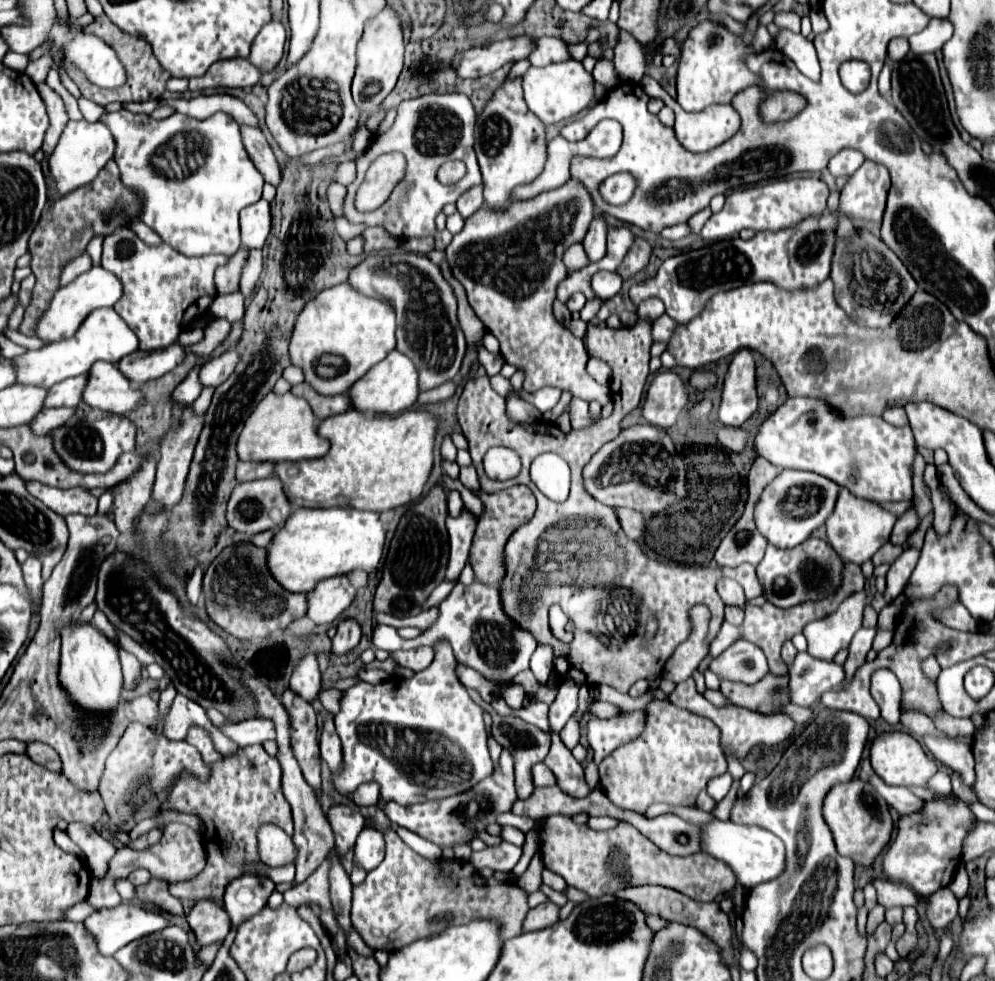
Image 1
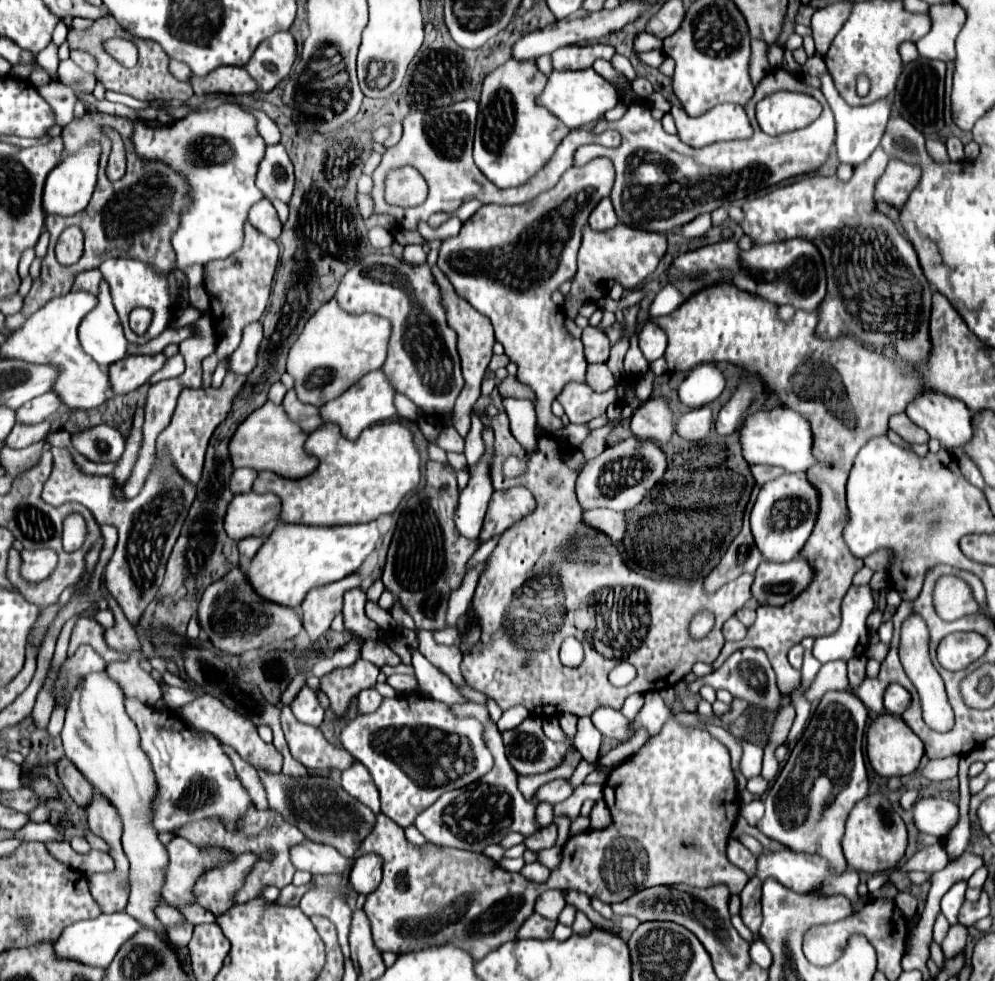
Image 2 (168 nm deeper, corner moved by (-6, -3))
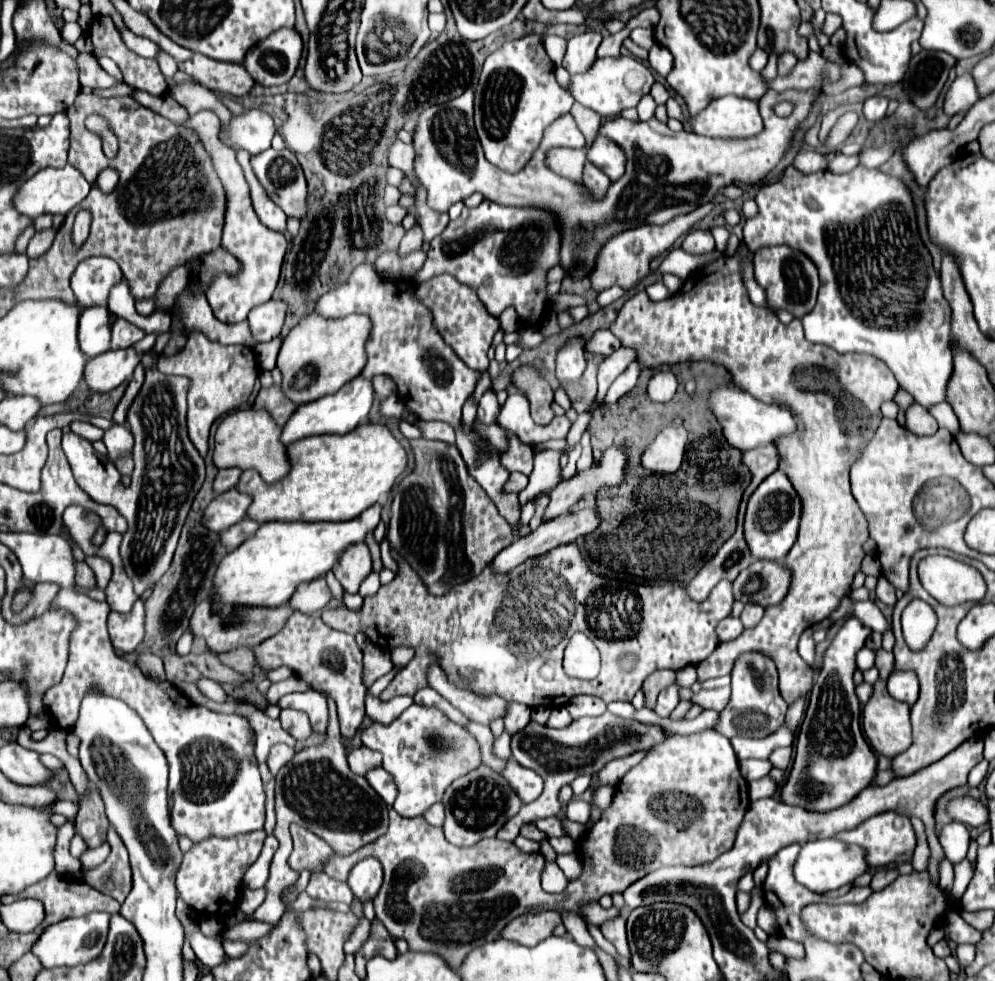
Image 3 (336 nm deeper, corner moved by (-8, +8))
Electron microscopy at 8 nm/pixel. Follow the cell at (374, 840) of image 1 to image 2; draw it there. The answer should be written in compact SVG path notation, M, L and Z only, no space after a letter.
M362 855L356 859L350 875L350 885L354 887L356 893L362 895L370 895L372 891L376 891L376 887L380 885L382 879L382 863L378 855Z

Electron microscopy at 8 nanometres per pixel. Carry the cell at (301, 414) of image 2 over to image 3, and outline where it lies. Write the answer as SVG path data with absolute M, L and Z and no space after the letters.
M272 386L272 388L262 388L256 402L254 402L254 408L266 408L272 418L284 426L290 416L296 412L296 404L290 402L290 398L282 392L282 386Z

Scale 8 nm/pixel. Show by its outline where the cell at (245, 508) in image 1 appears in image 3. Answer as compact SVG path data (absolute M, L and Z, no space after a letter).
M232 488L230 492L218 494L204 512L204 524L214 532L224 532L226 528L246 518L250 504L252 504L252 496L238 492L236 488Z

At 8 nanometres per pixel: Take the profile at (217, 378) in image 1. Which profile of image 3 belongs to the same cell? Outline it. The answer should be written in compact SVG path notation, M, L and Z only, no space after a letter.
M270 300L266 304L256 306L248 316L254 346L276 338L284 324L284 316L286 316L286 304L282 300Z

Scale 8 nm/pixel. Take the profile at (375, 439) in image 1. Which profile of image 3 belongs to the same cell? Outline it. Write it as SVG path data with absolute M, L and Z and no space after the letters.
M364 422L344 436L322 434L302 438L288 444L288 452L292 470L286 478L266 484L256 470L244 470L238 482L238 490L254 498L248 516L260 524L270 520L336 522L356 518L372 504L384 502L396 478L408 466L404 446L394 438L388 426L374 422Z

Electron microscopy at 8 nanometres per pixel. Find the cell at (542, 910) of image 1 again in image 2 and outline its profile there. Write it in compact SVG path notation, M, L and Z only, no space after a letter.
M534 913L518 931L518 939L548 939L552 937L556 923Z

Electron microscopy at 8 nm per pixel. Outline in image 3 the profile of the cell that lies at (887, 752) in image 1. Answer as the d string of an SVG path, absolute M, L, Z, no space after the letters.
M884 648L876 650L876 668L880 670L880 678L874 684L874 694L872 698L866 702L864 706L864 718L862 718L862 726L866 732L866 738L870 742L870 746L874 748L874 752L884 754L888 758L894 758L898 754L902 754L906 748L910 748L912 744L912 722L910 722L910 706L904 702L894 700L888 690L886 690L886 678L892 672L894 666L894 654L886 652Z

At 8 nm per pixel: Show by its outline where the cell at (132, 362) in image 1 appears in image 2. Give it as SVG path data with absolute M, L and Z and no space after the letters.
M128 355L108 367L110 389L114 395L124 395L148 381L152 373L156 373L164 365L166 357L158 355Z

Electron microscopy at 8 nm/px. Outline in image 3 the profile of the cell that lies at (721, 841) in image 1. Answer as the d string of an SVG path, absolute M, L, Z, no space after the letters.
M834 838L806 842L798 854L796 864L794 864L794 878L796 878L796 882L800 882L802 886L806 886L808 890L812 890L816 894L826 894L830 890L838 890L840 886L856 880L862 872L866 872L868 864L862 854L864 854L862 848L844 844Z

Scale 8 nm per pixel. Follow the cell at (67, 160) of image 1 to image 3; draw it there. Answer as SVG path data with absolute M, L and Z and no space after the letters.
M66 164L62 168L42 168L42 172L30 178L14 196L14 206L18 212L30 218L38 218L40 214L66 214L76 204L80 204L88 196L88 192L90 192L90 184L72 164Z

